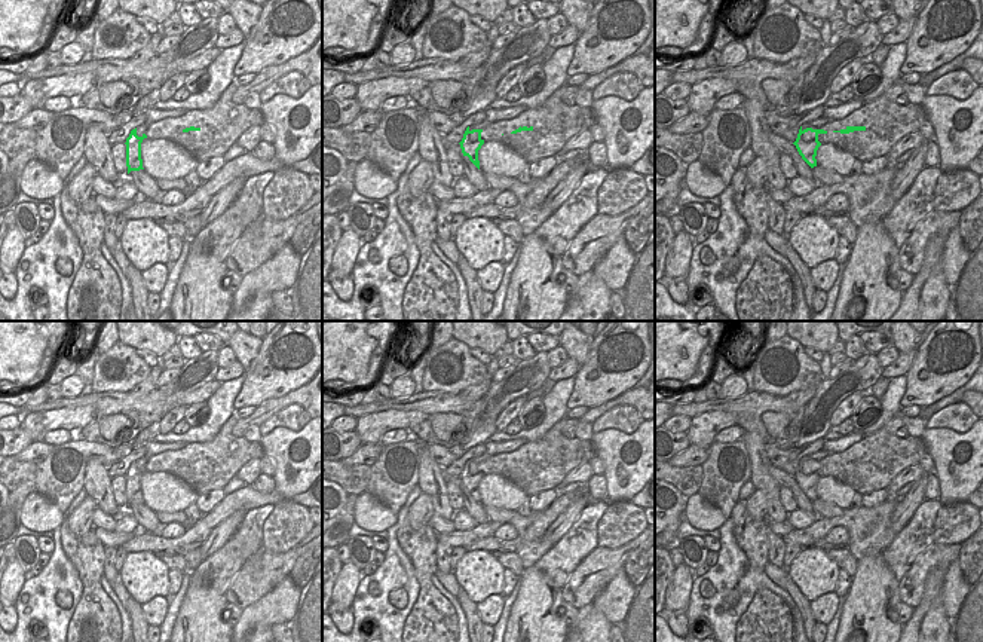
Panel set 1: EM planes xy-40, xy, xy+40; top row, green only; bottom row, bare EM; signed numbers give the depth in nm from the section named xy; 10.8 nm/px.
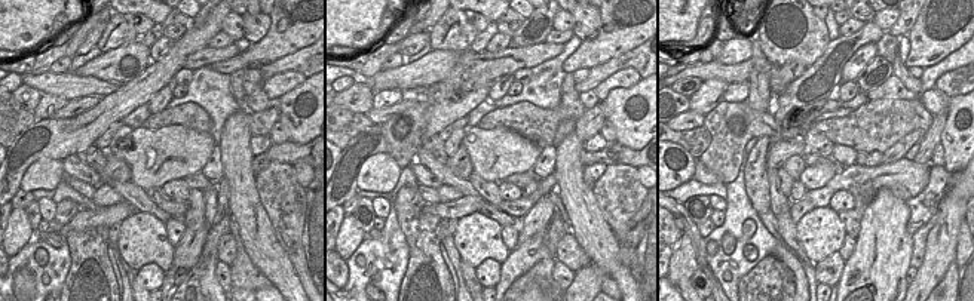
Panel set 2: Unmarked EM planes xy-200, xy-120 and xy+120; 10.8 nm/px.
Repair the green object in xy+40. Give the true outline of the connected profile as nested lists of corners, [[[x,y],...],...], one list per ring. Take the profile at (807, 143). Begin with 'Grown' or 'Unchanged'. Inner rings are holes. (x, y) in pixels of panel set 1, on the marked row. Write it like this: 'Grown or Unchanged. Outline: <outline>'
Unchanged. Outline: [[[800,126],[799,134],[796,141],[793,143],[799,152],[799,155],[802,156],[802,159],[811,166],[817,166],[817,150],[821,146],[821,143],[818,141],[818,135],[820,134],[827,134],[827,131],[824,129],[812,129],[812,128],[806,128],[803,129]]]

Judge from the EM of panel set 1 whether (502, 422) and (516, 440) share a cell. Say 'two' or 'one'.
two

